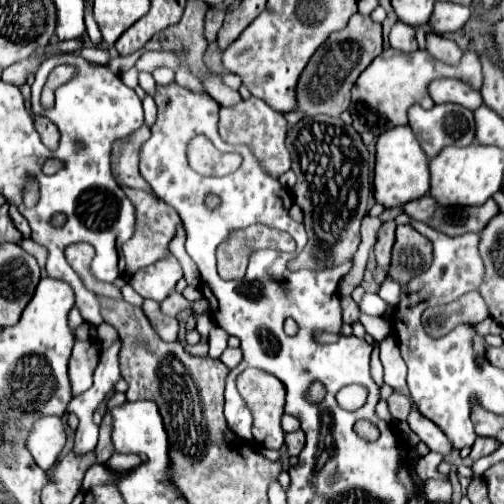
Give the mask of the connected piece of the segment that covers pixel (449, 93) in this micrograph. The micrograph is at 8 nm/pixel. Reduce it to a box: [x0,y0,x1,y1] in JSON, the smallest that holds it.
[427,78,483,110]

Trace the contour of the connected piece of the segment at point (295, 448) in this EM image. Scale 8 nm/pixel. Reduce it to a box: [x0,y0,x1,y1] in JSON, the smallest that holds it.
[285,430,305,456]

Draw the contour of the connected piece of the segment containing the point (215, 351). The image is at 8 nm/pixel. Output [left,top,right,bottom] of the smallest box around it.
[208,325,229,358]

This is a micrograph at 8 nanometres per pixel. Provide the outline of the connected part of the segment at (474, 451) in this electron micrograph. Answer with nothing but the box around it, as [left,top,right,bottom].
[469,436,501,462]

